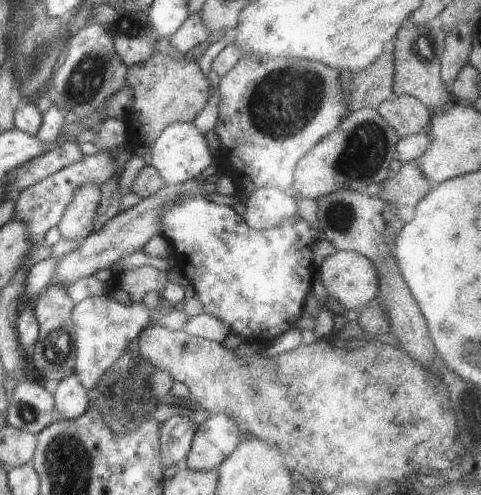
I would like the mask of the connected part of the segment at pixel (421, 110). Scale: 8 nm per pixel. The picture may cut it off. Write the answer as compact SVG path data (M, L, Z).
M394 95L384 100L377 112L398 132L400 139L427 131L432 117L431 110L414 96Z

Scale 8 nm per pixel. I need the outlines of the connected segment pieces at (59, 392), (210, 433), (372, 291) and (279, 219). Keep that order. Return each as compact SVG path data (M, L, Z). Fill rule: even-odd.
M74 373L65 380L52 384L51 388L58 417L66 421L72 421L87 412L92 397L80 385Z
M223 413L202 415L184 466L194 471L218 469L240 442L240 430L230 416Z
M345 249L328 256L322 265L316 268L316 275L328 291L329 298L335 299L348 309L368 309L376 301L379 290L377 270L365 256Z
M273 187L255 191L244 204L246 212L242 218L255 230L276 229L297 214L295 198Z

